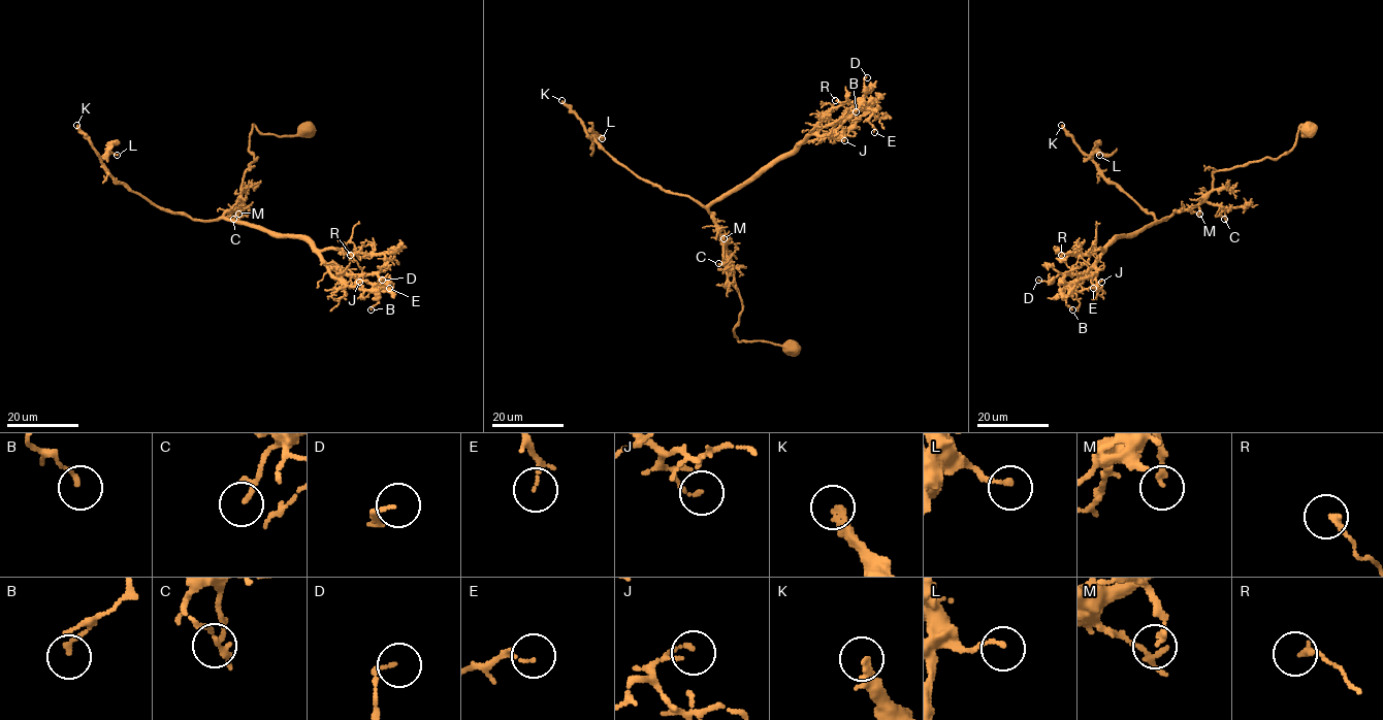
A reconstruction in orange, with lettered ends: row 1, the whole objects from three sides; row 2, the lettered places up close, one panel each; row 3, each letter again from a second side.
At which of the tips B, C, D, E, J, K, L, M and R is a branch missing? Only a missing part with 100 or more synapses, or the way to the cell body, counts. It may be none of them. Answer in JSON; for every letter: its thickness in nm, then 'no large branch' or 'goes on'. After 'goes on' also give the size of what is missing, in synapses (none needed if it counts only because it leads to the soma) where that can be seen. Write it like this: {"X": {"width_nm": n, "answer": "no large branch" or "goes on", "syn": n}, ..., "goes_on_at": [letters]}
{"B": {"width_nm": 150, "answer": "no large branch"}, "C": {"width_nm": 100, "answer": "no large branch"}, "D": {"width_nm": 130, "answer": "no large branch"}, "E": {"width_nm": 70, "answer": "no large branch"}, "J": {"width_nm": 120, "answer": "no large branch"}, "K": {"width_nm": 280, "answer": "goes on", "syn": 180}, "L": {"width_nm": 170, "answer": "no large branch"}, "M": {"width_nm": 180, "answer": "no large branch"}, "R": {"width_nm": 200, "answer": "no large branch"}, "goes_on_at": ["K"]}

